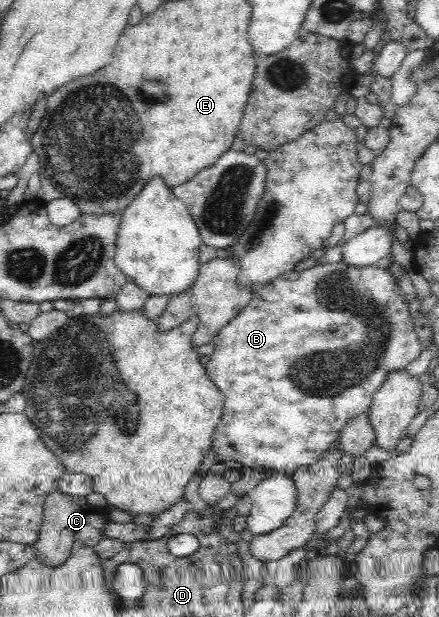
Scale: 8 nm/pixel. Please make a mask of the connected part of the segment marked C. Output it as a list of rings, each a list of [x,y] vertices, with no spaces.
[[[59,489],[55,490],[46,498],[43,513],[43,525],[41,535],[37,539],[32,549],[35,550],[36,557],[46,562],[50,567],[59,567],[69,558],[71,547],[75,543],[85,544],[85,546],[95,547],[105,539],[105,527],[109,525],[109,514],[106,509],[93,507],[88,503],[86,497],[61,494]]]

